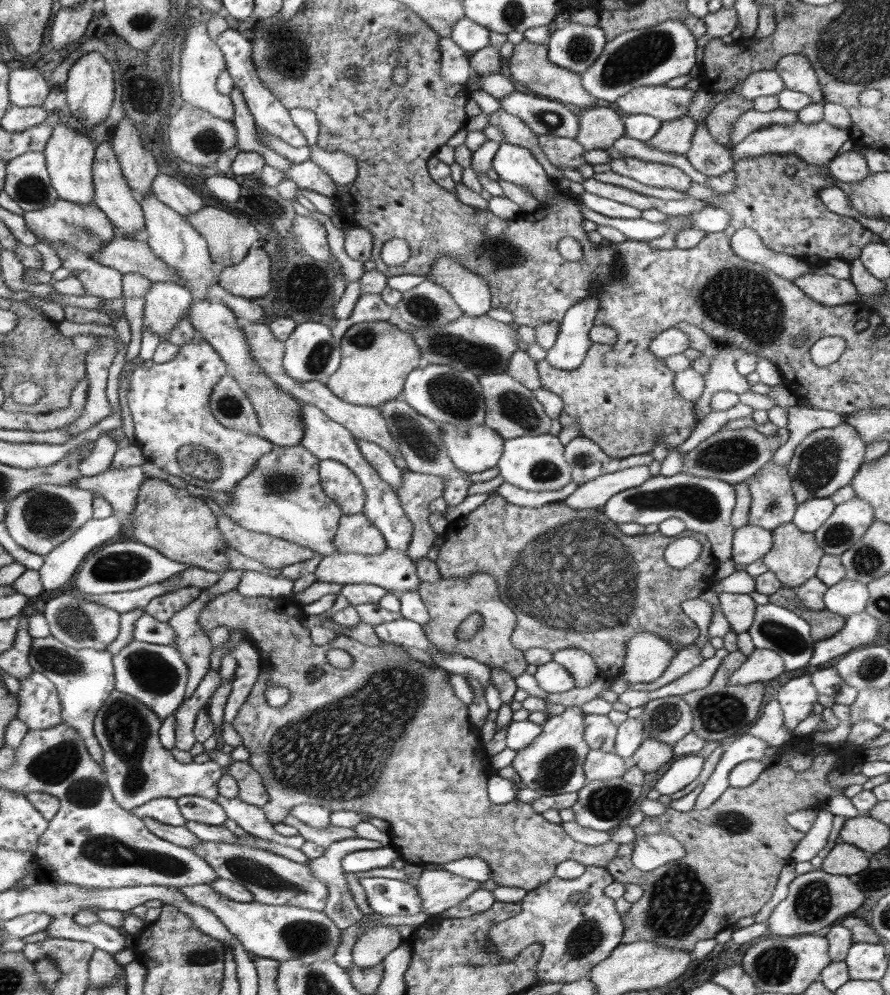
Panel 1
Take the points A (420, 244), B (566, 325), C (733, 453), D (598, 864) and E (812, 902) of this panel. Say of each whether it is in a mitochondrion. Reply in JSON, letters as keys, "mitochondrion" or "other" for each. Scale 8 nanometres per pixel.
{"A":"other","B":"other","C":"mitochondrion","D":"other","E":"mitochondrion"}

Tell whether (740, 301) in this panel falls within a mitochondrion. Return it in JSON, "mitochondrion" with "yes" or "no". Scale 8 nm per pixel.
{"mitochondrion":"yes"}

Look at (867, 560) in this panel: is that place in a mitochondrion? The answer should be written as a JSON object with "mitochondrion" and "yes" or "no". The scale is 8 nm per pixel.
{"mitochondrion":"yes"}

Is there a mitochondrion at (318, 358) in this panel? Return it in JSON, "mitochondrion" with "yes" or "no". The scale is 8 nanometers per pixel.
{"mitochondrion":"yes"}

